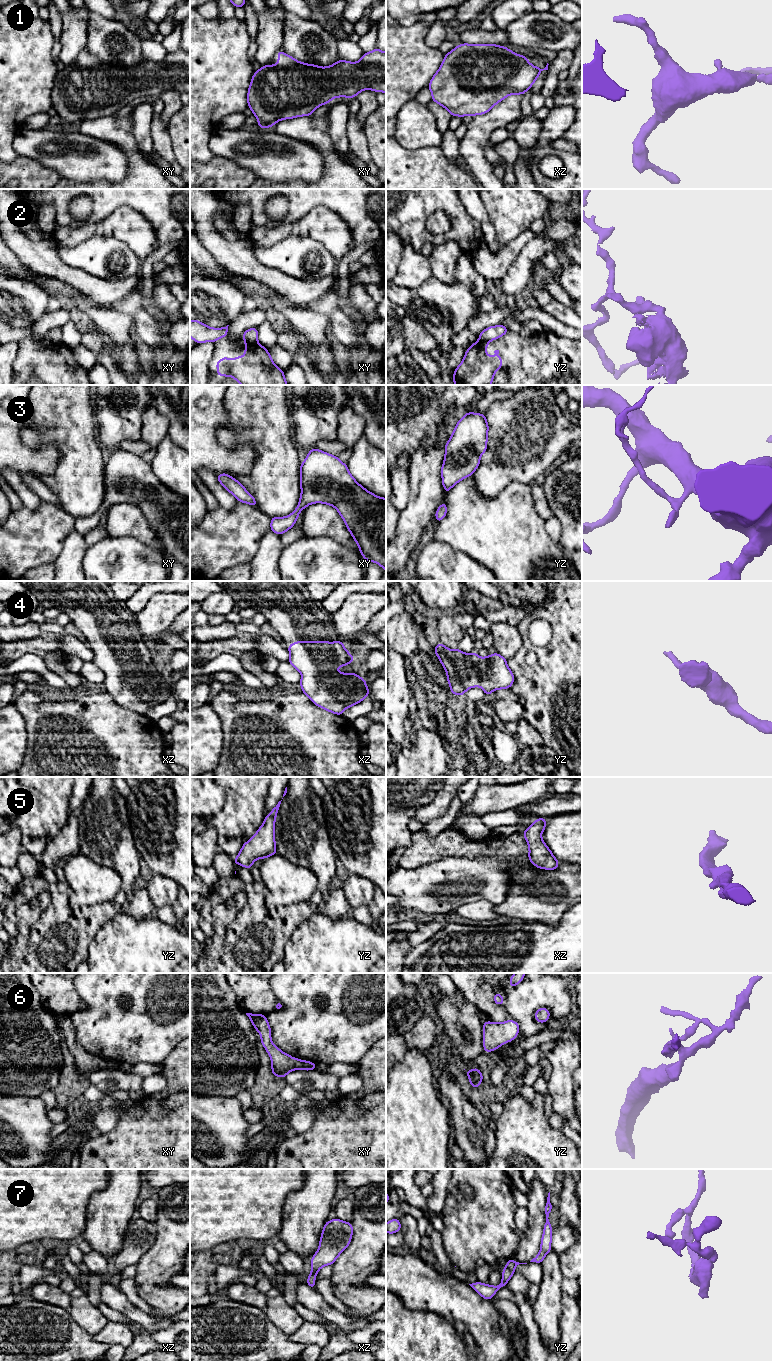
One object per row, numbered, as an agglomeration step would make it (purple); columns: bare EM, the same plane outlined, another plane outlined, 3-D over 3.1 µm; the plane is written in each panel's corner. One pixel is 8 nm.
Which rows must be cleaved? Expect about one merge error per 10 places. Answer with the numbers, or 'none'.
2

